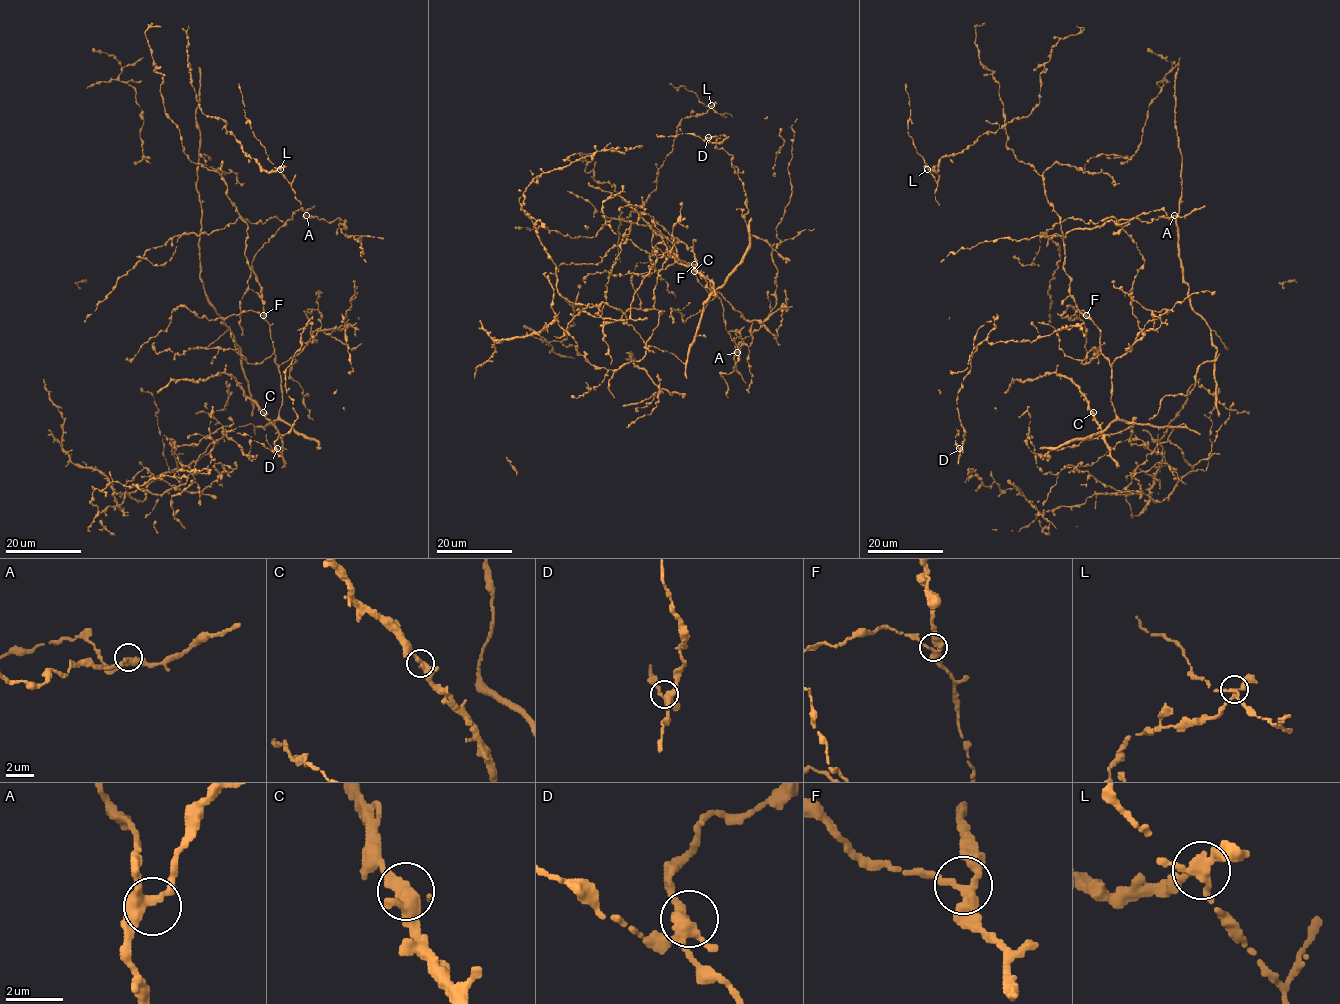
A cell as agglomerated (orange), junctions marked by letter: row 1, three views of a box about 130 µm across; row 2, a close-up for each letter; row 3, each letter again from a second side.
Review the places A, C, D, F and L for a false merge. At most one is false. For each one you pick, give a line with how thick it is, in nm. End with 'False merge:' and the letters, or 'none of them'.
L: calibre 320 nm
False merge: L

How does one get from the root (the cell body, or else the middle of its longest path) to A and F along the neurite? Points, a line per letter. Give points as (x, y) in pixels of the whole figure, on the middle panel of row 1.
A: (713, 289), (695, 268), (693, 249), (672, 238), (668, 244), (677, 259), (721, 300), (726, 330), (737, 352)
F: (713, 289), (707, 287), (706, 279), (701, 278), (694, 264)

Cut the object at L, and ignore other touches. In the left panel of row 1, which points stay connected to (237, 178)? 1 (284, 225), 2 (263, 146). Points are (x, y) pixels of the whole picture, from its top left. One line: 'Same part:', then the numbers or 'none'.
Same part: 1

